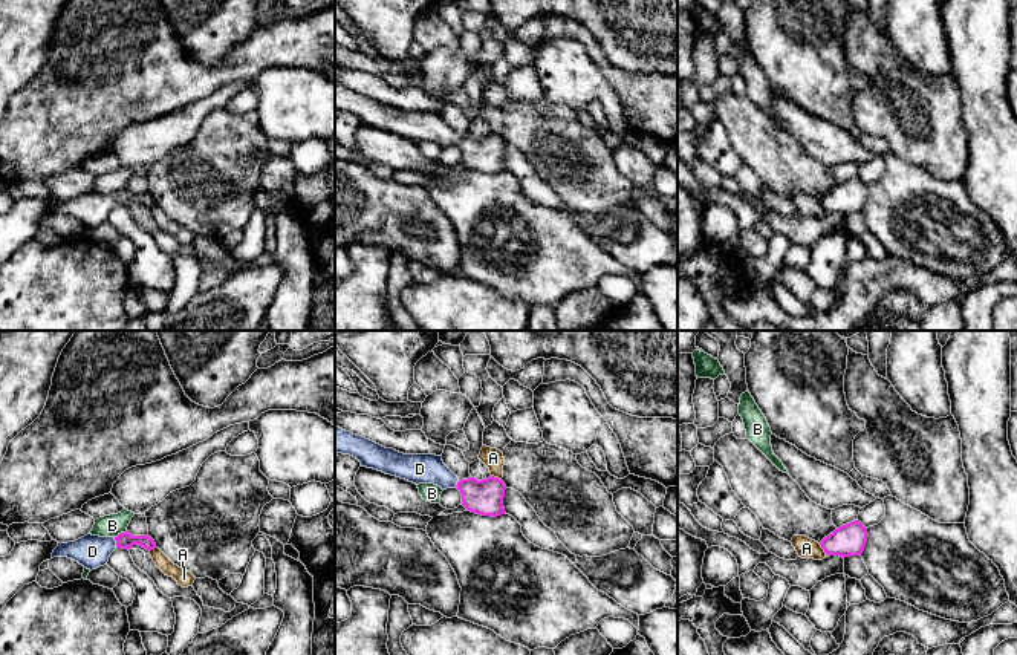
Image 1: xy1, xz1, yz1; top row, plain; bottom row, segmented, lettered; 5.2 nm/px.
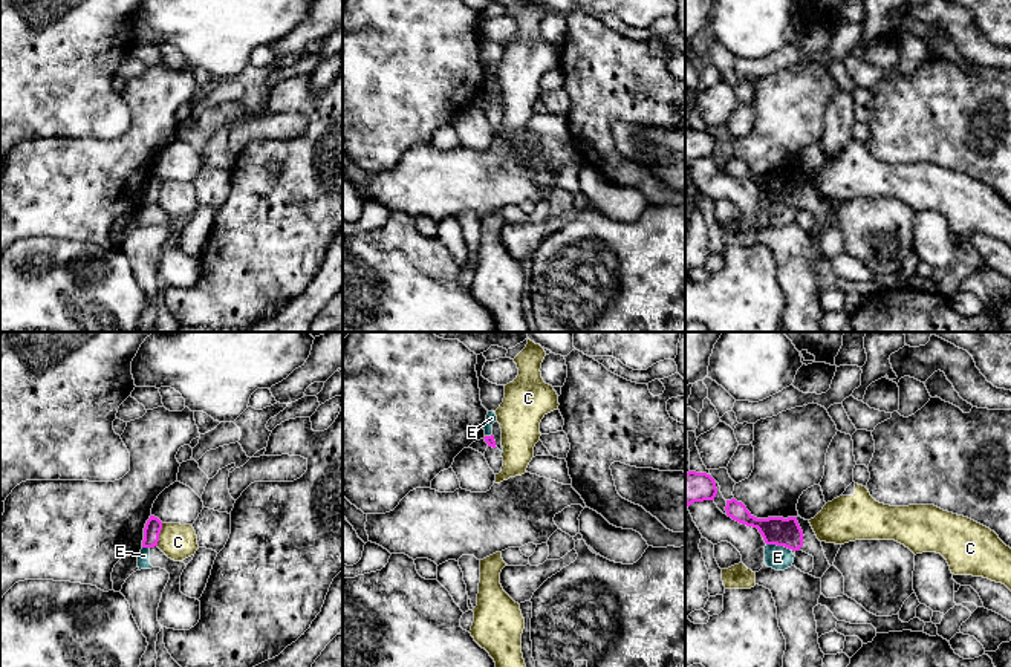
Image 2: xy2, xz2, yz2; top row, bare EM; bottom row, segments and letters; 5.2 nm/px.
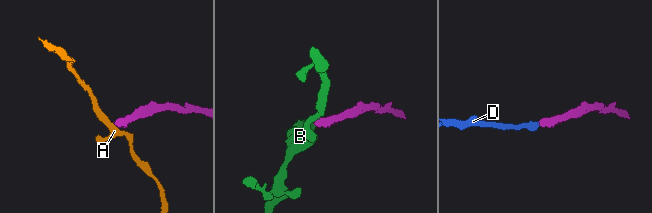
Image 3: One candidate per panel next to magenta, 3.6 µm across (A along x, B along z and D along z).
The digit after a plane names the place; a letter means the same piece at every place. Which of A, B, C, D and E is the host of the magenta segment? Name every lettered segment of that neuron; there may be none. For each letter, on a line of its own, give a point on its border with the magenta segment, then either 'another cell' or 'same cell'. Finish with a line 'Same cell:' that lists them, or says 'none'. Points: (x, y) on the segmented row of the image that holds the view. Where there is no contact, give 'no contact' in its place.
A: meets magenta in xz1 at (496, 478); another cell
B: meets magenta in xy1 at (121, 533); another cell
C: meets magenta in xy2 at (159, 533); another cell
D: meets magenta in xy1 at (116, 542); same cell
E: meets magenta in yz2 at (779, 545); another cell
Same cell: D

